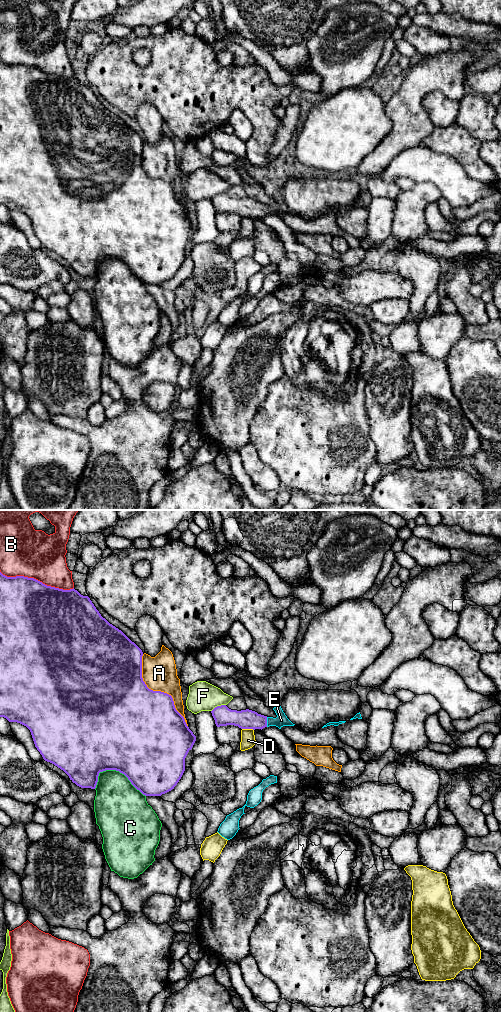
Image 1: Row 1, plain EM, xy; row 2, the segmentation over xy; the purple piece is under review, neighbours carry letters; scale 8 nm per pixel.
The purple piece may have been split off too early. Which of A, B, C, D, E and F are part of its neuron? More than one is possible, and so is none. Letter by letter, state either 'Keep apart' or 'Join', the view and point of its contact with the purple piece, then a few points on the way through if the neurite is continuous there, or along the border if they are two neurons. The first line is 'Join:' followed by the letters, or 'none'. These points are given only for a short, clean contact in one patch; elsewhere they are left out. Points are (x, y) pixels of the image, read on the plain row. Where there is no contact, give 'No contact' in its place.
Join: E
A: Keep apart. Touches purple at xy (158, 179)
B: Keep apart. Touches purple at xy (37, 68)
C: Keep apart. Touches purple at xy (122, 261)
D: Keep apart. Touches purple at xy (248, 216)
E: Join. Touches purple at xy (266, 210). Path across: xy (245, 207), (266, 210), (281, 208)
F: Keep apart. Touches purple at xy (218, 194)

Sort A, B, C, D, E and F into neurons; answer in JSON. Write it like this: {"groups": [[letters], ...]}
{"groups": [["A"], ["B"], ["C"], ["D"], ["E"], ["F"]]}

